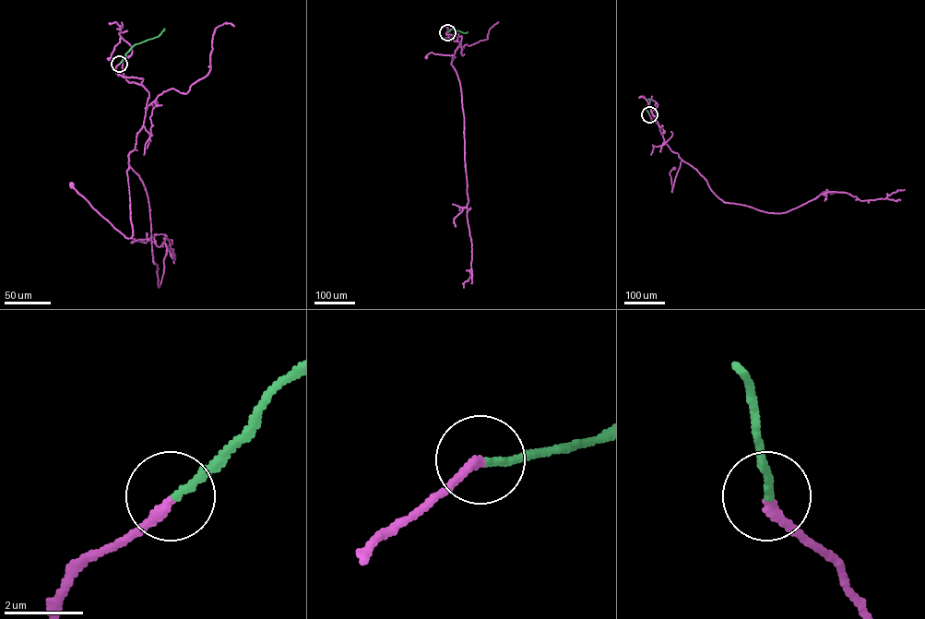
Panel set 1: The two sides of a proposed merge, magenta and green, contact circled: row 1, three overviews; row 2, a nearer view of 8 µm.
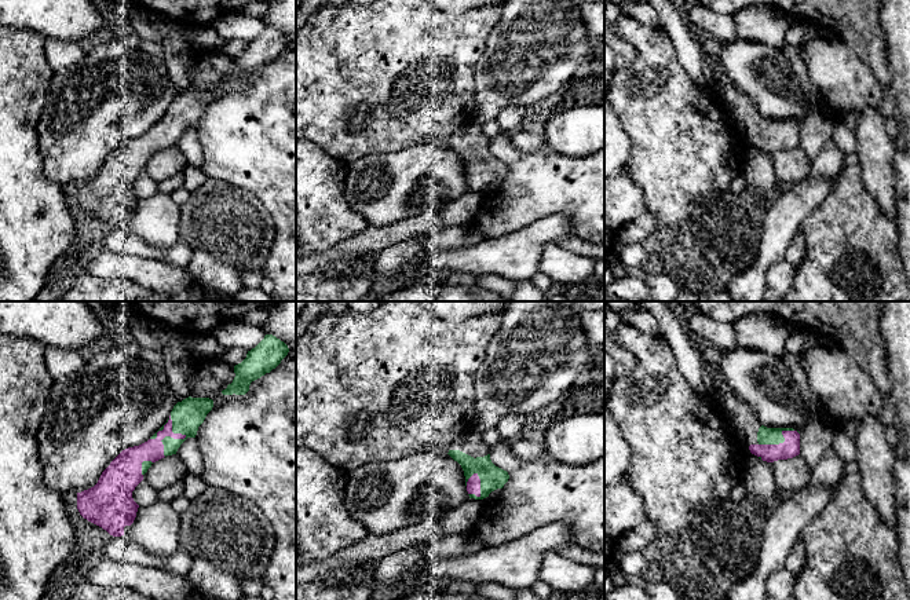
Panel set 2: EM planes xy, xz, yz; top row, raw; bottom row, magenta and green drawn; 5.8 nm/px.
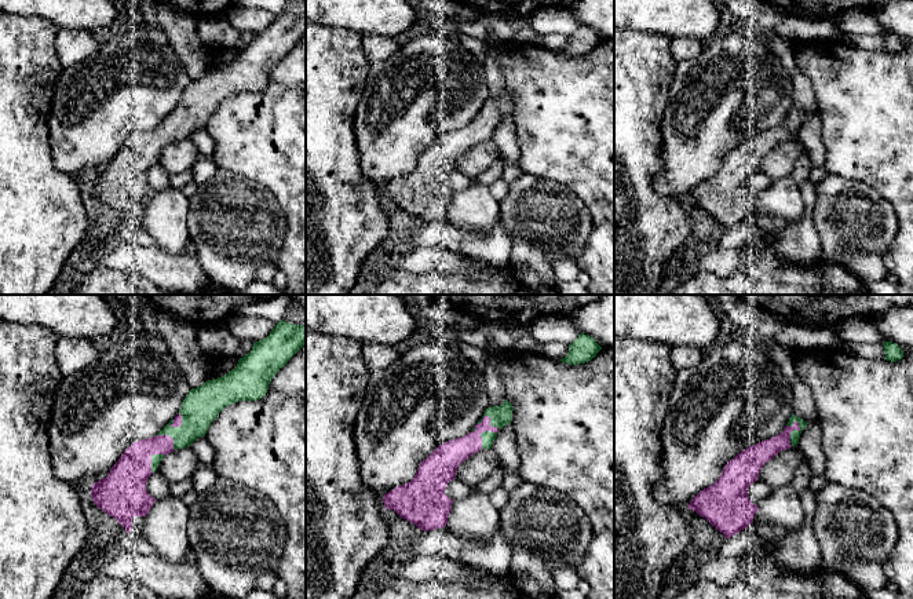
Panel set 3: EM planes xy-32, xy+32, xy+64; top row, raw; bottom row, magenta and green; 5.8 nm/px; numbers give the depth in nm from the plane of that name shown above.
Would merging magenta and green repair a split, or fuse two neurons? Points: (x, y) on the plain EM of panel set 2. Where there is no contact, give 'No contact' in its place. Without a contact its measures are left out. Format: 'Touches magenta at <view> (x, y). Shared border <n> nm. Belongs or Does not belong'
Touches magenta at xy (179, 130). Shared border 240 nm. Belongs

